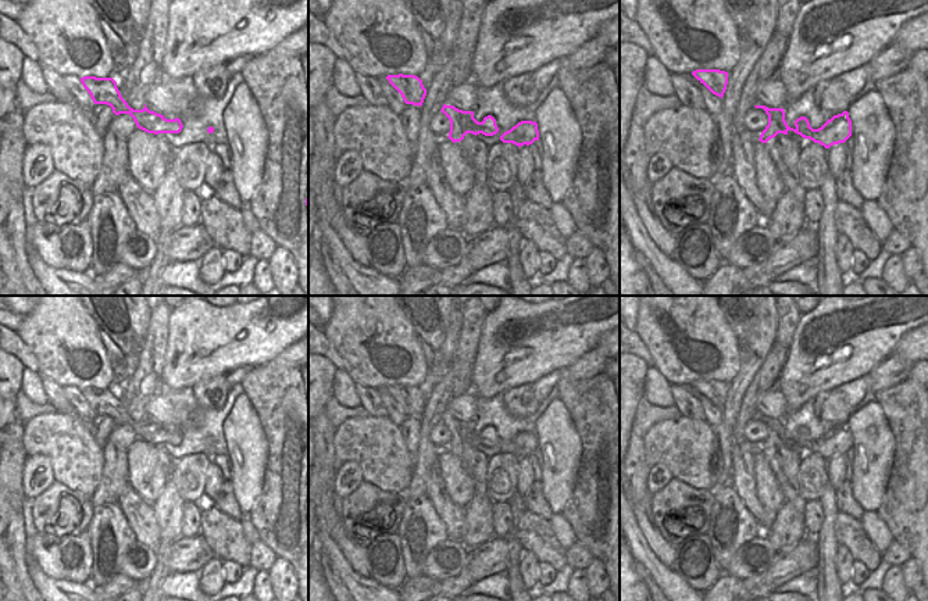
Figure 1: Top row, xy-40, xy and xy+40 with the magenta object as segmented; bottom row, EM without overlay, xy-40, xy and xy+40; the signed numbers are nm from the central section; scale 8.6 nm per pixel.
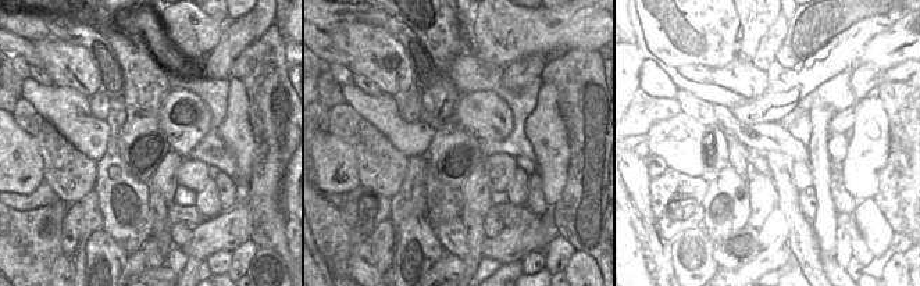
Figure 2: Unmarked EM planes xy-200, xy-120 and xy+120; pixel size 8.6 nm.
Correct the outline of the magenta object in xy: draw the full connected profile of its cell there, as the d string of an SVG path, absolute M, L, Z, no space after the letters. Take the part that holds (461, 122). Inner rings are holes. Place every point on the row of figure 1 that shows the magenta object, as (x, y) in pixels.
M443 104L440 110L450 121L450 132L449 139L456 143L461 142L467 133L472 135L485 135L485 136L493 136L499 132L499 128L496 125L496 119L492 115L488 115L483 118L482 122L478 122L474 118L472 111L463 111L456 108L454 105L446 105Z

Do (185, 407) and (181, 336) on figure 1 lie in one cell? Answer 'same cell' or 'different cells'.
different cells

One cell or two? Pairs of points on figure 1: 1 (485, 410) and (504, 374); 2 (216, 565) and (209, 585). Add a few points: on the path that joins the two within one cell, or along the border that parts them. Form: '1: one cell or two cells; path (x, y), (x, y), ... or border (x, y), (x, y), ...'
1: two cells; border (502, 392), (478, 399)
2: one cell; path (213, 569), (211, 580)

